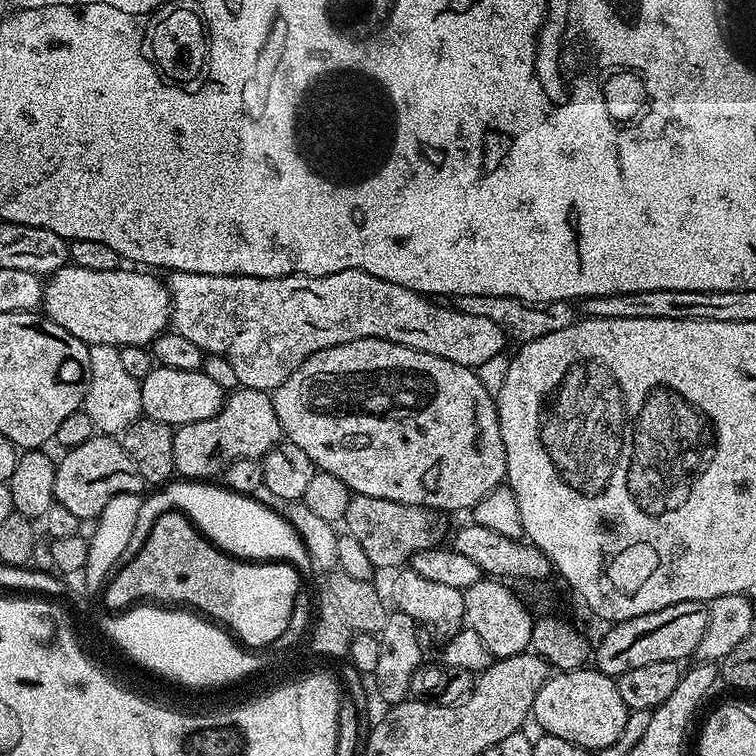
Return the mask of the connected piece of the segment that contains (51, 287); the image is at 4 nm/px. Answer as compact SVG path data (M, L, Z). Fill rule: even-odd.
M69 263L67 268L47 277L42 312L58 326L70 330L83 344L142 348L158 339L172 318L172 298L168 295L167 283L156 276L159 275L128 266L114 270L82 270L82 266Z

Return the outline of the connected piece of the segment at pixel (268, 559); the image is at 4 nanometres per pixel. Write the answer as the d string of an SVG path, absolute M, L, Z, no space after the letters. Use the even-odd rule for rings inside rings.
M172 482L161 487L153 496L145 495L141 502L138 522L135 523L132 544L139 546L148 540L148 520L160 516L160 520L176 518L196 532L217 556L234 558L241 563L253 562L259 567L289 567L301 578L313 571L304 543L296 531L288 525L287 519L271 512L256 498L229 490L227 487L215 488L212 482Z

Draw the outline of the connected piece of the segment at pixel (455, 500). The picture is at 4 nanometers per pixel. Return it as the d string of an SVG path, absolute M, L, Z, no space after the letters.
M362 338L330 346L306 358L306 362L302 362L302 366L298 366L298 370L294 370L294 374L290 374L286 382L282 382L282 386L274 389L271 397L274 402L274 414L278 414L283 439L308 454L319 471L334 474L334 478L342 478L342 482L346 482L348 489L357 496L386 498L390 502L413 504L419 508L431 508L449 514L448 512L460 512L463 508L475 508L478 502L482 502L482 498L501 487L508 475L506 450L502 442L500 419L496 413L493 393L486 390L486 386L478 379L473 369L450 362L446 358L438 358L434 354L426 354L378 338Z

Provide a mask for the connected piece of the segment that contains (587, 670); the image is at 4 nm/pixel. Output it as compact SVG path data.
M585 666L573 672L556 672L549 675L542 690L538 690L538 698L534 698L531 719L534 724L536 720L541 733L554 738L566 738L566 742L574 742L574 746L595 750L618 742L618 734L622 734L622 726L626 726L628 713L626 702L622 702L622 697L618 694L615 679L597 672L595 667Z

